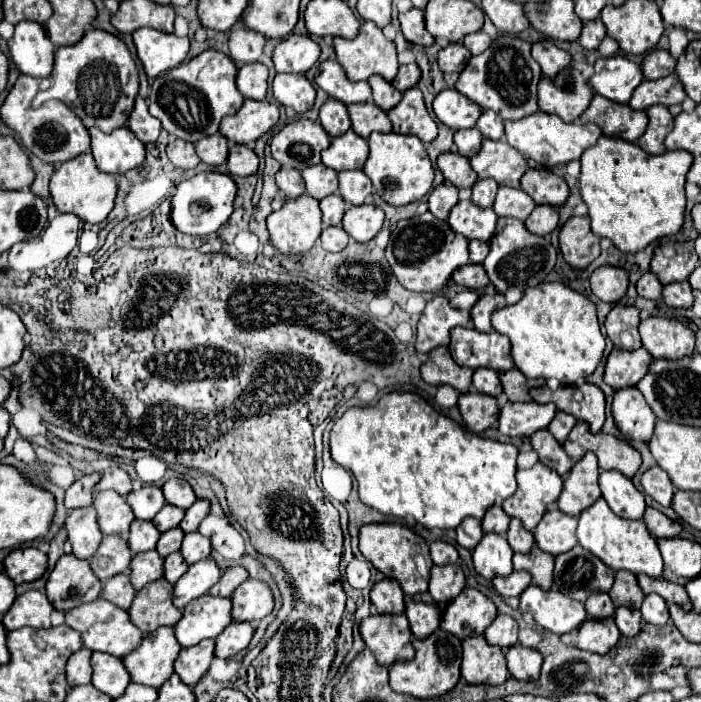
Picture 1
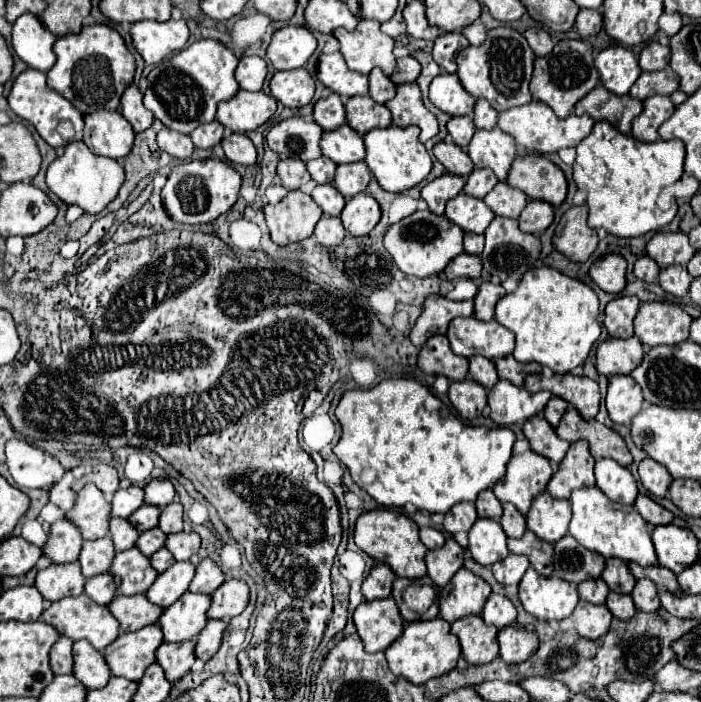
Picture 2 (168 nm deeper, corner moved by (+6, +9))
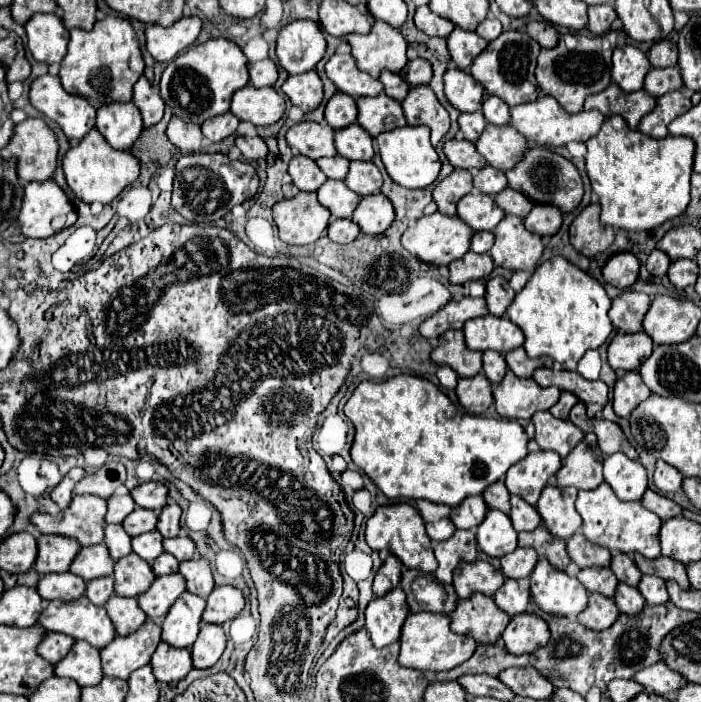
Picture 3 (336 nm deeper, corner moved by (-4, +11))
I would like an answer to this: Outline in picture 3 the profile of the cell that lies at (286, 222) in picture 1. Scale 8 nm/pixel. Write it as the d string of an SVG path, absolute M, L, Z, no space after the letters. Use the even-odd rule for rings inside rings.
M300 191L292 199L278 201L272 207L272 211L274 211L276 227L278 227L278 237L284 243L290 243L290 245L310 245L310 243L316 243L324 235L324 231L328 227L328 221L330 221L328 209L324 205L320 205L320 201L316 199L316 193L308 193L308 191Z

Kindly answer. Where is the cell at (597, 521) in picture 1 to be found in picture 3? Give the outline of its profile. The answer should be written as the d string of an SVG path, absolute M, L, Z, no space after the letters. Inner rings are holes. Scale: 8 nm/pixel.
M608 483L598 485L590 491L580 491L576 499L576 509L582 517L582 533L596 545L620 553L640 553L646 559L660 557L660 517L648 511L642 503L624 503L620 501Z

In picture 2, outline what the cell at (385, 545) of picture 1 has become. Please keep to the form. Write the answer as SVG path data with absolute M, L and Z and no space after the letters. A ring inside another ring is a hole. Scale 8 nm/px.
M374 509L360 515L354 529L354 541L372 559L388 563L398 577L418 579L426 575L426 563L424 563L426 547L418 537L418 525L412 519L408 519L404 513L390 509Z

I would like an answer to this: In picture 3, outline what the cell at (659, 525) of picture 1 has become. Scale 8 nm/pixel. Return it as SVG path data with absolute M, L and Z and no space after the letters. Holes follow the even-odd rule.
M646 489L644 497L642 497L642 505L644 505L646 509L654 511L662 521L682 515L682 507L680 507L680 505L676 505L672 499L668 499L668 497L652 491L652 489Z

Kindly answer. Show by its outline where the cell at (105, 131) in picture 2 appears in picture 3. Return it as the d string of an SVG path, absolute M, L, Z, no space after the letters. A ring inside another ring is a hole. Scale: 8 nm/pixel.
M132 101L102 105L98 109L96 129L114 149L128 151L144 129L140 109Z

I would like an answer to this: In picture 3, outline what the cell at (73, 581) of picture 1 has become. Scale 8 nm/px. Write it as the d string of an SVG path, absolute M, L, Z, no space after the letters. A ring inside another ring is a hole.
M66 571L66 573L48 573L48 575L40 577L40 583L38 583L36 591L46 601L52 601L52 599L74 601L74 599L84 595L86 583L70 571Z

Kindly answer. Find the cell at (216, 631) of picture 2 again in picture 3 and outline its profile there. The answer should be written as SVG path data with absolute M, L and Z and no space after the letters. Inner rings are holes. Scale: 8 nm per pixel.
M202 625L198 639L192 645L192 667L206 669L212 667L224 653L226 637L220 625Z

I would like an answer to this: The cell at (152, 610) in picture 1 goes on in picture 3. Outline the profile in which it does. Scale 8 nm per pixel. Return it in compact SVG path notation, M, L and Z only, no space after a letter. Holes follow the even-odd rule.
M112 595L106 601L104 609L116 629L116 635L130 635L146 621L146 617L144 617L144 613L140 613L134 597Z

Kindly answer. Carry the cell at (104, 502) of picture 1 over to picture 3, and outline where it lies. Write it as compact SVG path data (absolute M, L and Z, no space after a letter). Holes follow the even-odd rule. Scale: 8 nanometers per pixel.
M74 495L68 509L58 515L34 513L30 523L42 535L62 535L80 543L98 545L104 539L104 513L106 501L90 495Z

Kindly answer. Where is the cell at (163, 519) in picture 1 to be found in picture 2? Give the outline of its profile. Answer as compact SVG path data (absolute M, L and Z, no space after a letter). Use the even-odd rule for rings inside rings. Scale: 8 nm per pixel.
M142 505L138 511L134 511L134 515L130 515L130 523L134 523L134 527L138 527L138 531L146 531L158 525L158 515L162 513L162 507L156 505Z

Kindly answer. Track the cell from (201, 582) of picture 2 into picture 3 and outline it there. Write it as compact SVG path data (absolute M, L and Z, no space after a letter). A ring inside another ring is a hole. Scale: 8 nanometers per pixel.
M190 559L180 563L178 573L186 579L186 591L194 593L198 597L208 597L214 589L214 581L212 581L212 569L208 565L206 559Z

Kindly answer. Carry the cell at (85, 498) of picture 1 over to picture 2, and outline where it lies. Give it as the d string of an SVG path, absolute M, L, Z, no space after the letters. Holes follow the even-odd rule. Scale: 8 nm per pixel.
M68 471L52 489L50 489L50 501L54 505L58 505L64 513L70 511L70 507L74 507L76 503L76 493L72 491L72 483L74 483L74 475Z

